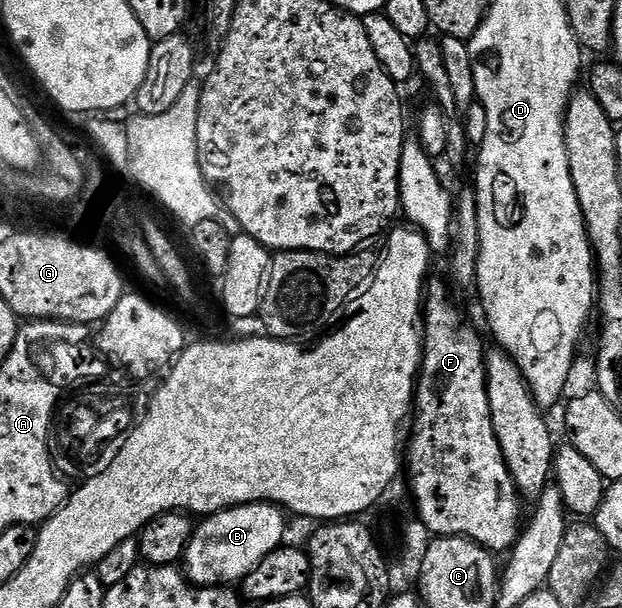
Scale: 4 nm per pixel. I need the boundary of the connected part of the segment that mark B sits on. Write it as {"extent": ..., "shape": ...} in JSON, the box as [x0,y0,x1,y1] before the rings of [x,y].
{"extent":[182,501,285,587],"shape":[[[259,501],[230,507],[209,515],[195,528],[182,560],[182,570],[194,587],[239,584],[270,552],[281,546],[285,512],[279,506]]]}

